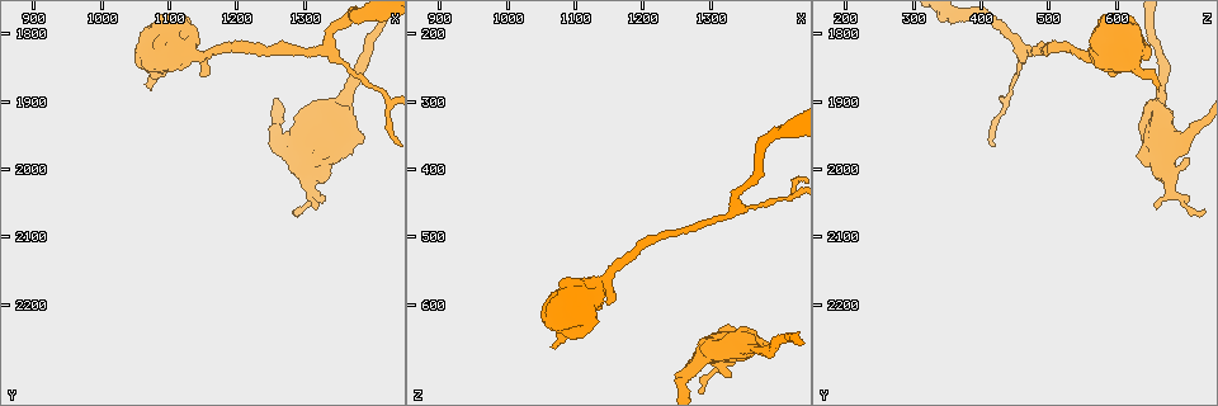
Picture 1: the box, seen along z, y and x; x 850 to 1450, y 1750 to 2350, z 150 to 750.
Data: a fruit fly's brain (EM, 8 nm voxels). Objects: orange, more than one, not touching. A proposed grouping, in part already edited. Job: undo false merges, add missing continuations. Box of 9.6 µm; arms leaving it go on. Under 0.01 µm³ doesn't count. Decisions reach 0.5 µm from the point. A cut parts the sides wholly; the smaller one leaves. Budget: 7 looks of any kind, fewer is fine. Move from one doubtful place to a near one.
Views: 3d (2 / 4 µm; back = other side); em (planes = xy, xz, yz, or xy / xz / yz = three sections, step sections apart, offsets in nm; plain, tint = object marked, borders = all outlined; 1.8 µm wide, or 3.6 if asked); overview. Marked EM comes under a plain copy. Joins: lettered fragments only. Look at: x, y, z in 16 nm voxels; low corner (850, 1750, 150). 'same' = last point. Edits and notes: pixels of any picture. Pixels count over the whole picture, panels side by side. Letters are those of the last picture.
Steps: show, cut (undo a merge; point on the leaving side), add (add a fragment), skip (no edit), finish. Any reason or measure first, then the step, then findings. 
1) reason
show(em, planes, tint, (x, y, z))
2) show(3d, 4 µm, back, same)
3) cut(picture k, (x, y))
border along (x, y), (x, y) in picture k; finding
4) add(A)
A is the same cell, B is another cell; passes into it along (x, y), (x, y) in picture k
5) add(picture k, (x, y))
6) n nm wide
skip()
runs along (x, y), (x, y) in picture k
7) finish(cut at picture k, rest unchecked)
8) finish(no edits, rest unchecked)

an open end
show(3d, 2 µm, (1320, 2060, 660))

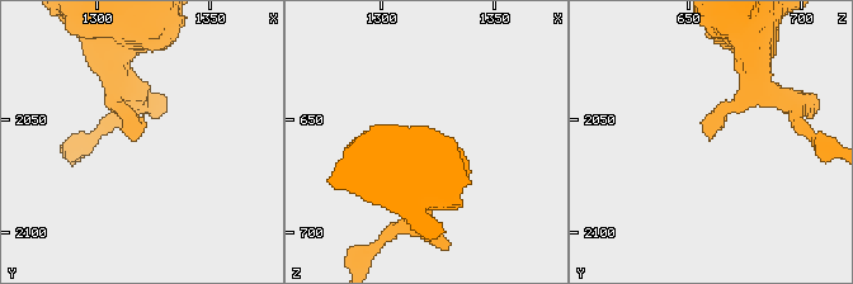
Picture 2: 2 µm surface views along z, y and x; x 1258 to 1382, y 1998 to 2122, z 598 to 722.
need the tissue
show(em, planes, borders, (1318, 2058, 658))

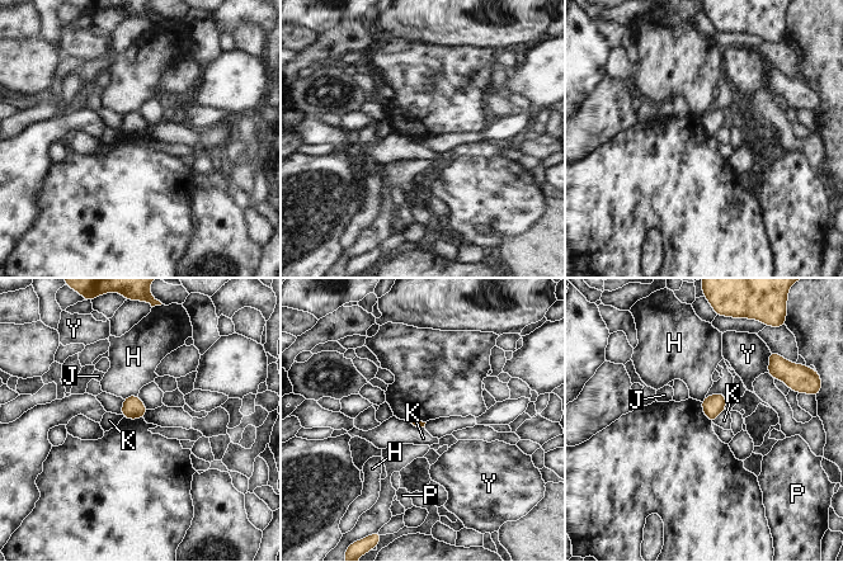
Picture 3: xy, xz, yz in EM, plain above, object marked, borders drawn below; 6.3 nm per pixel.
skip()
H, J, K, P and Y are other cells; border along (725, 409), (712, 423) in picture 3; none of them fits

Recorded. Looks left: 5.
abrupt turn
show(em, yz, step 16, borders, (1335, 1820, 460))

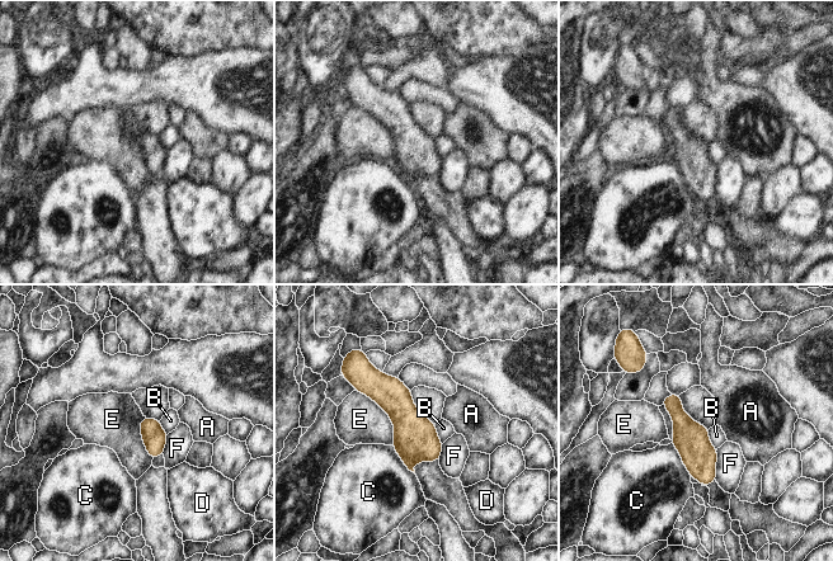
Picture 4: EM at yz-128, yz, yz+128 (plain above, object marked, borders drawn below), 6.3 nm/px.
100 nm wide
skip()
A, B, C, D, E and F are other cells; continuous, no second neuron

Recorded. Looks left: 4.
an open end
show(em, yz, step 8, borders, (1075, 1885, 660))

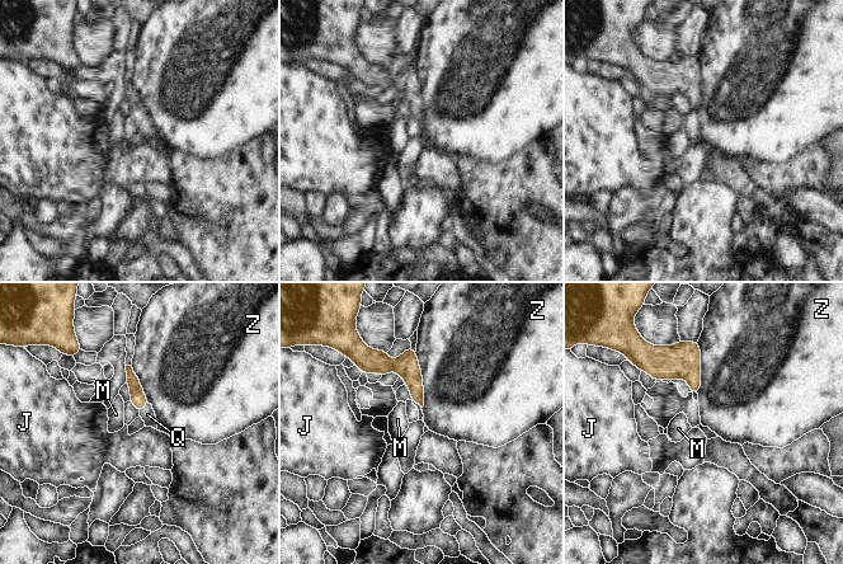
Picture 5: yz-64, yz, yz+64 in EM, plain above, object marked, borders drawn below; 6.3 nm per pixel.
add(Q)
Q is the same cell, J, M and Z are other cells; it goes on there

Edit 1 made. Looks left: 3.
finish(add at picture 5, rest unchecked)

